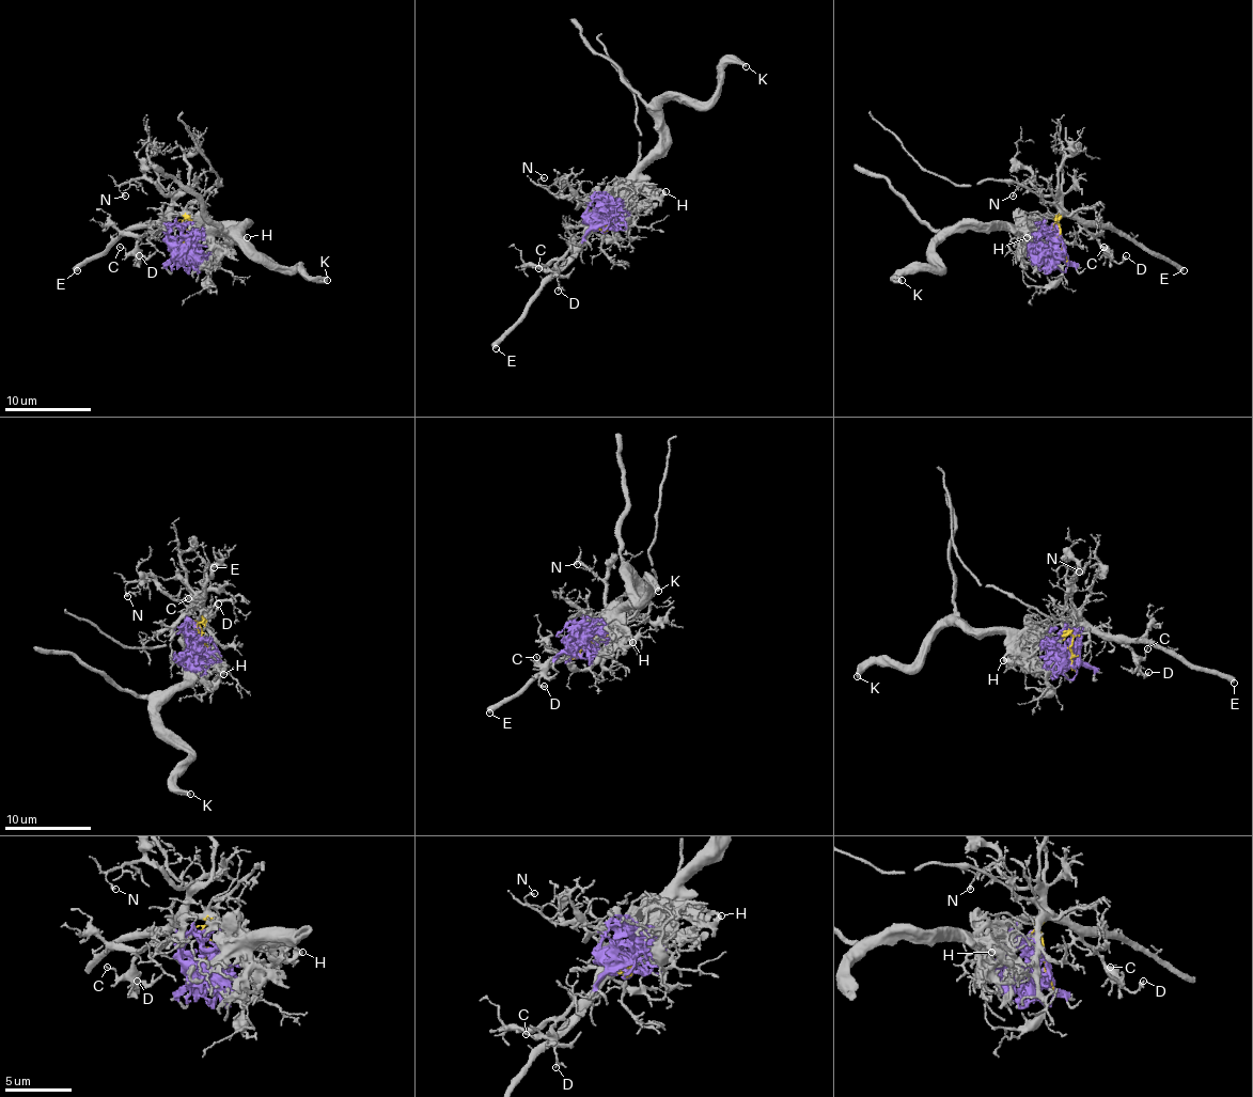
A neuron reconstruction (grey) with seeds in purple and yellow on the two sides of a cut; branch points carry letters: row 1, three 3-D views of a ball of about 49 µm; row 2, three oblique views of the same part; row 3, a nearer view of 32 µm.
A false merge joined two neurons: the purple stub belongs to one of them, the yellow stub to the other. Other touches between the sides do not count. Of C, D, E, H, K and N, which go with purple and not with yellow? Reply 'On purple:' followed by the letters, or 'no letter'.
On purple: H, K

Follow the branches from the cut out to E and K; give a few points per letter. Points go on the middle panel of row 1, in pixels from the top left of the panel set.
E: (604, 226), (601, 220), (601, 224), (530, 304), (525, 318), (495, 348)
K: (604, 224), (619, 184), (657, 144), (659, 110), (671, 99), (707, 102), (729, 62), (747, 66)

